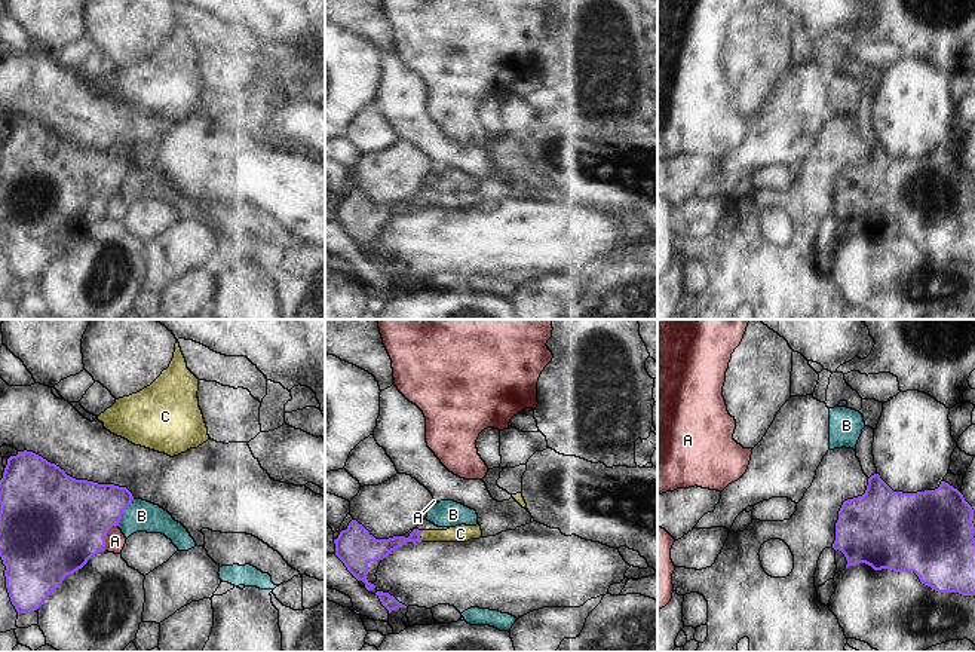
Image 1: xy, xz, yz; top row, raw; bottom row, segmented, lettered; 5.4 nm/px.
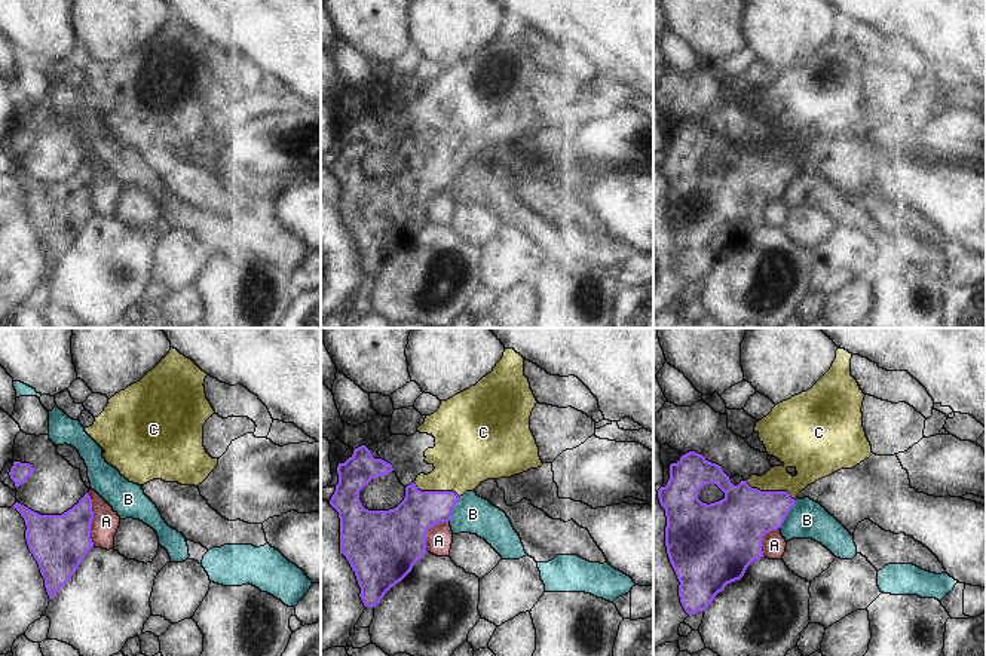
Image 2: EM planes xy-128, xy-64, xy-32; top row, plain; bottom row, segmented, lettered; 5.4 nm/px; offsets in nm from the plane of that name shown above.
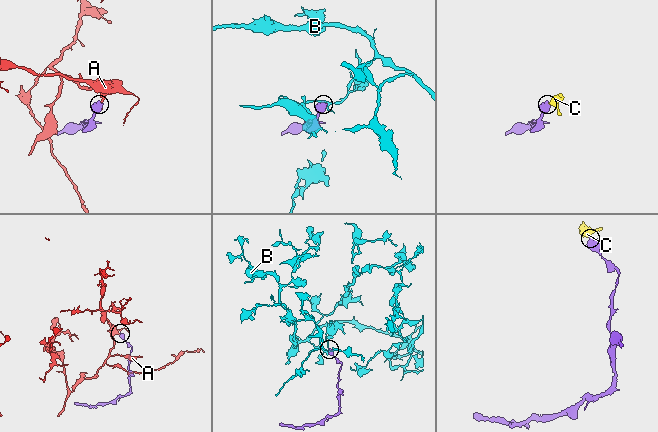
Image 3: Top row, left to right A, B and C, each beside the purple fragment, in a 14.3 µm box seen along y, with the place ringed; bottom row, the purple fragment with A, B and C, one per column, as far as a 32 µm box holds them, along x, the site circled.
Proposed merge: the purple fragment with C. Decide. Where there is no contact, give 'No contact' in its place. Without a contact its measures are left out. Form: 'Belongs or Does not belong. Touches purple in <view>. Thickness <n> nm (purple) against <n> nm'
Belongs. Touches purple in xz. Thickness 110 nm (purple) against 100 nm.

